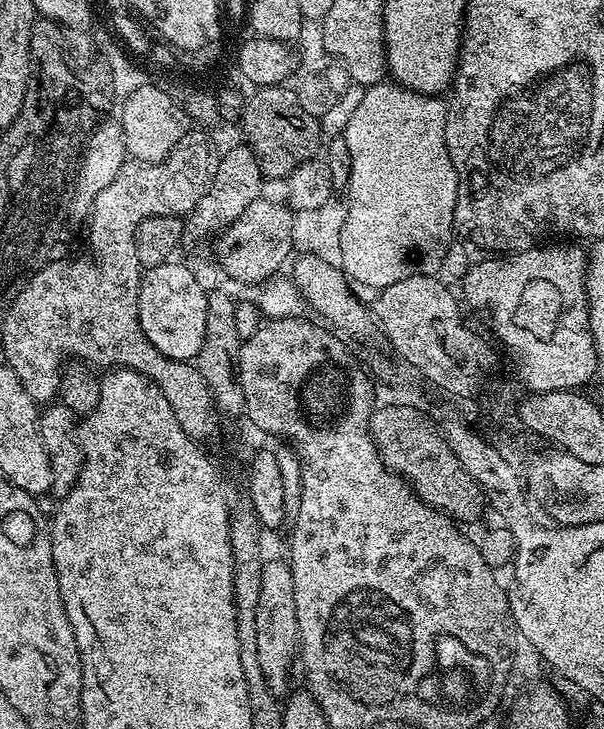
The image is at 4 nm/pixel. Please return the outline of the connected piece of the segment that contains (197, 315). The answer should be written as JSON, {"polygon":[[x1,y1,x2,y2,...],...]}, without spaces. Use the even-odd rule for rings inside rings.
{"polygon":[[153,264,141,275,138,318,146,338,166,358,195,361,206,338,208,292,184,264]]}

